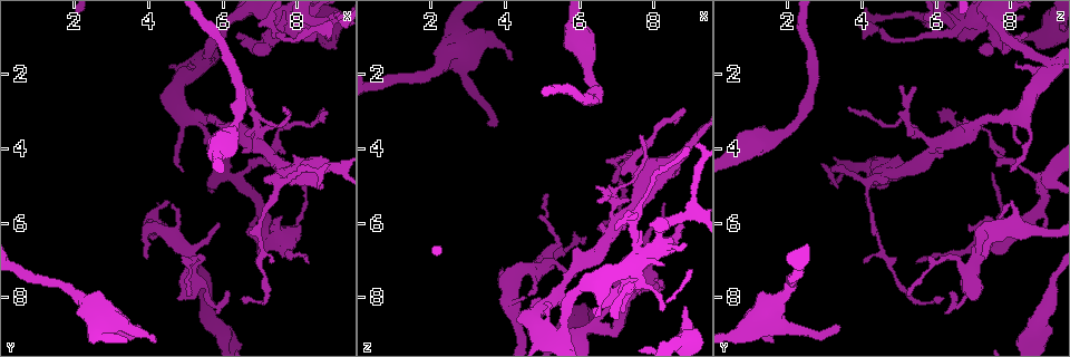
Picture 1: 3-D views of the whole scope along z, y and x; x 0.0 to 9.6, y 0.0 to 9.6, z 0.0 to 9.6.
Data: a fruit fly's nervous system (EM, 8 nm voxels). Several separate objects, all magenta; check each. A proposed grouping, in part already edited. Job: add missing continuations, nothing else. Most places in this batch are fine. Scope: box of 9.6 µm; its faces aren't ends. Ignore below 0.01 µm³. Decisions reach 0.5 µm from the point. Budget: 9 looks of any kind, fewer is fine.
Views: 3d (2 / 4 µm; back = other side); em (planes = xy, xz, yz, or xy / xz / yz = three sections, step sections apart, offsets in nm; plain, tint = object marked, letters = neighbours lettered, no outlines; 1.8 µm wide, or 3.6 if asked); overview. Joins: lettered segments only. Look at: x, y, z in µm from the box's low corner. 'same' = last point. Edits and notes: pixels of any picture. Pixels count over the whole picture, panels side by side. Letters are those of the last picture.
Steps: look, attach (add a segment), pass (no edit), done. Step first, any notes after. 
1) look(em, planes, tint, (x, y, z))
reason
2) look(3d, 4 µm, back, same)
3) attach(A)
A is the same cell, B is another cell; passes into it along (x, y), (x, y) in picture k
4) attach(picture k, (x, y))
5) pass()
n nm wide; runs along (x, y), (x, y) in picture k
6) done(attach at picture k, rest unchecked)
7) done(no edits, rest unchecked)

look(3d, 2 µm, back, (8.30, 7.05, 5.50))
free end

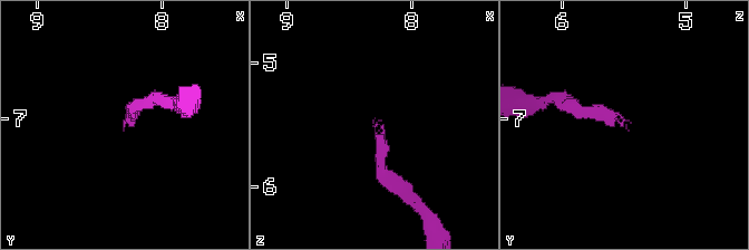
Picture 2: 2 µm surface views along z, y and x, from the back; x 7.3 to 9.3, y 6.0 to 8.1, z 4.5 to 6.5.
look(em, planes, tint, (8.26, 7.04, 5.48))

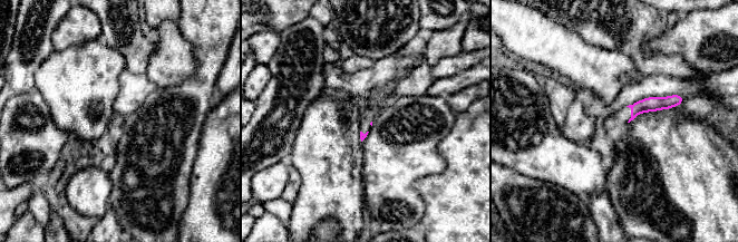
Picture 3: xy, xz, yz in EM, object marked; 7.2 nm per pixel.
look(em, planes, letters, same)

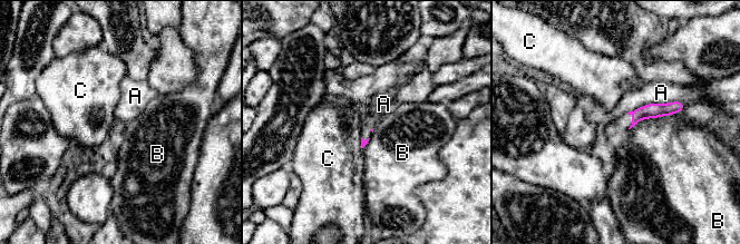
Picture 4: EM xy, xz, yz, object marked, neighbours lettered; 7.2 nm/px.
pass()
A touches over 440 nm; A, B and C are other cells; runs along (680, 105), (649, 110), (635, 119) in picture 4; no lettered segment goes on from it

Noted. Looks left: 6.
look(3d, 2 µm, (4.85, 8.10, 7.10))
free end

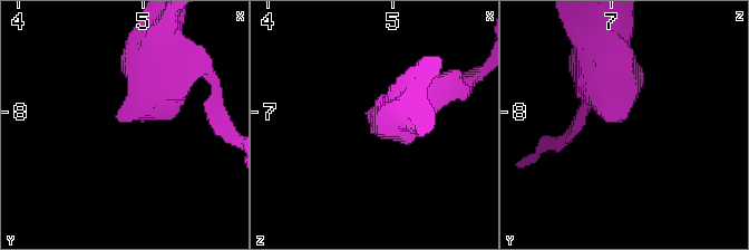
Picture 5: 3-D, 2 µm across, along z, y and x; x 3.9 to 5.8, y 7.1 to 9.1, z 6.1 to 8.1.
look(em, planes, letters, (4.82, 8.10, 7.02))

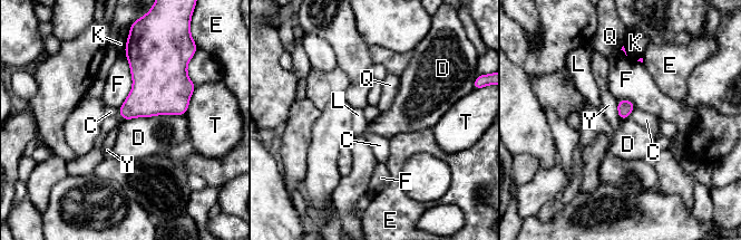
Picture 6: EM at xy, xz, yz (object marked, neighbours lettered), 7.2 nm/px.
pass()
C, D, E, F, K, L, Q, T and Y are other cells; border along (184, 114), (156, 114), (120, 118) in picture 6; none of them fits

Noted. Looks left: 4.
look(em, yz, step 16, tint, (8.70, 3.05, 6.05))
thin end

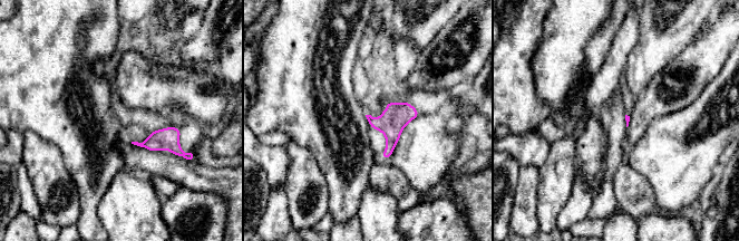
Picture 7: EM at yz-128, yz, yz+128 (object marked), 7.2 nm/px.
look(em, xz, step 8, letters, same)

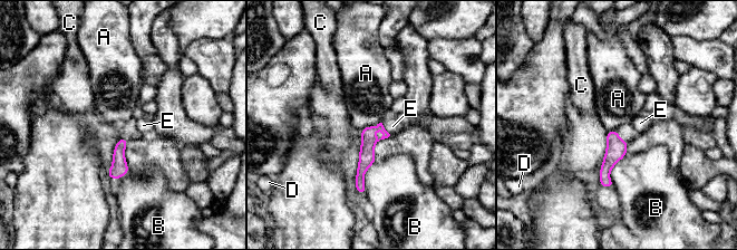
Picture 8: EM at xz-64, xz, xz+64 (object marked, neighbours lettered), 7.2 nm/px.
pass()
A, B, C, D and E are other cells; runs along (379, 126), (367, 144), (360, 190) in picture 8; no lettered segment goes on from it

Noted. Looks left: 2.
look(em, 3.6 µm, yz, step 8, tint, (7.55, 0.70, 7.30))
abrupt turn

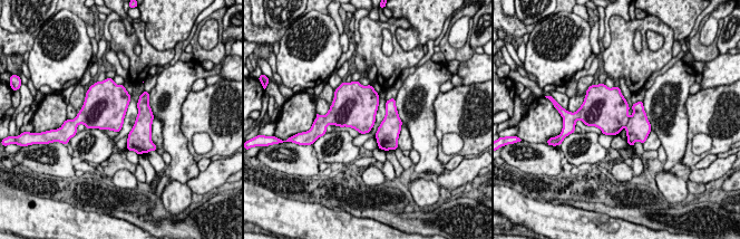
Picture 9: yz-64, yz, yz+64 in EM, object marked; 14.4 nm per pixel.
look(em, 3.6 µm, planes, letters, same)

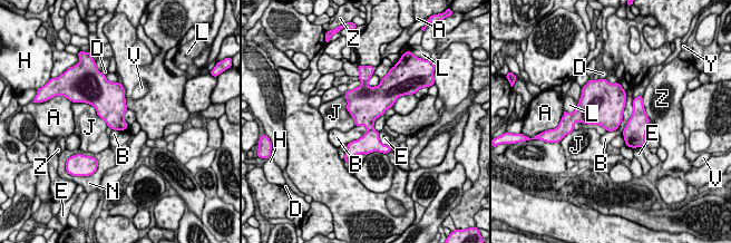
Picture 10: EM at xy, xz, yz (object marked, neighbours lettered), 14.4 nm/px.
pass()
380 nm wide; A, B, D, E, H, J, L, N, V, Y and Z are other cells; border along (626, 91), (622, 122), (607, 132) in picture 10; none of them fits

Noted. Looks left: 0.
done(no edits, rest unchecked)

